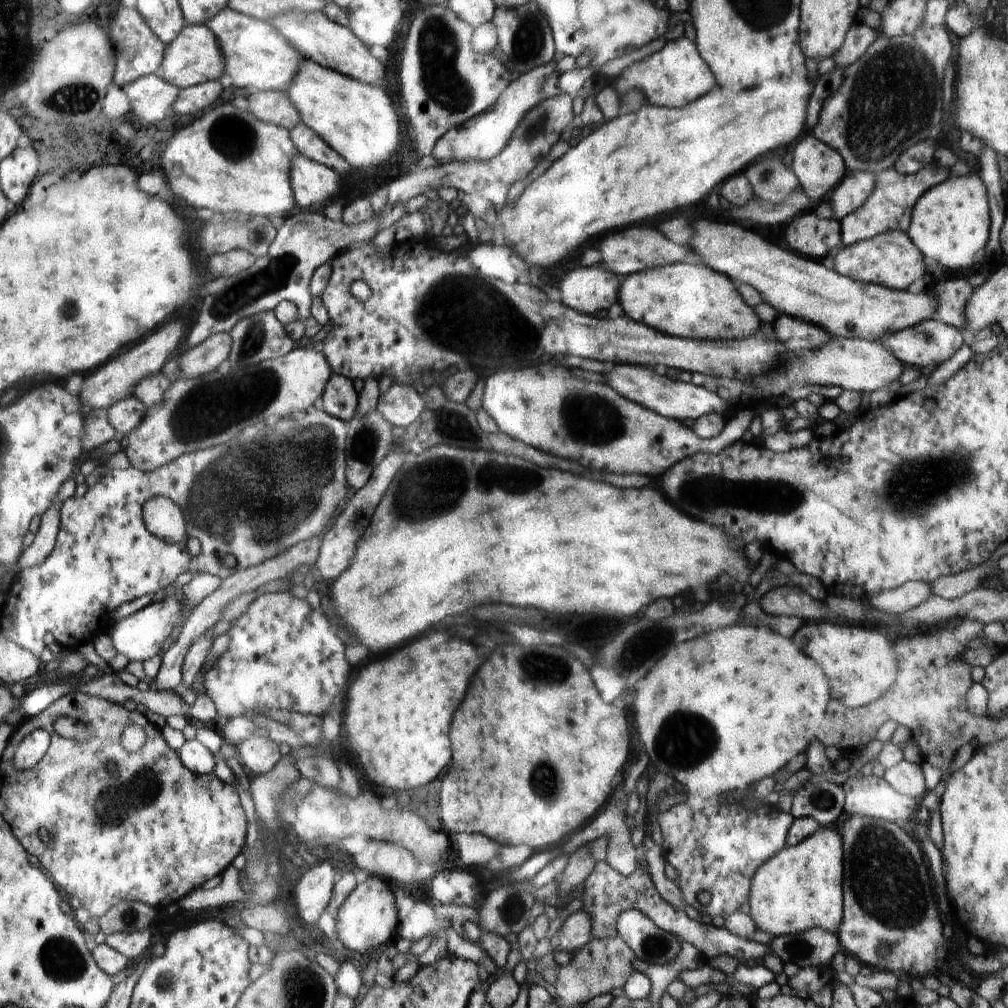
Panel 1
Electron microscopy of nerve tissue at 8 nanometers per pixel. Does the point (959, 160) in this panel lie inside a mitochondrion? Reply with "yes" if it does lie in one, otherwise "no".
no

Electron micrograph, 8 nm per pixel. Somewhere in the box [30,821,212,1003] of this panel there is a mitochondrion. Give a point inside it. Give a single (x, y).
(60, 956)

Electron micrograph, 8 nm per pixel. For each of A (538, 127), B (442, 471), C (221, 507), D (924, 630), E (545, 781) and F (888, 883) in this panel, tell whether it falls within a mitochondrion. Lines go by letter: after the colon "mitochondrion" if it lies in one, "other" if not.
A: mitochondrion
B: mitochondrion
C: mitochondrion
D: other
E: mitochondrion
F: mitochondrion

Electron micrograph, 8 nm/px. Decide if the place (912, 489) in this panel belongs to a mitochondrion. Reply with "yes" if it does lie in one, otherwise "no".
yes

